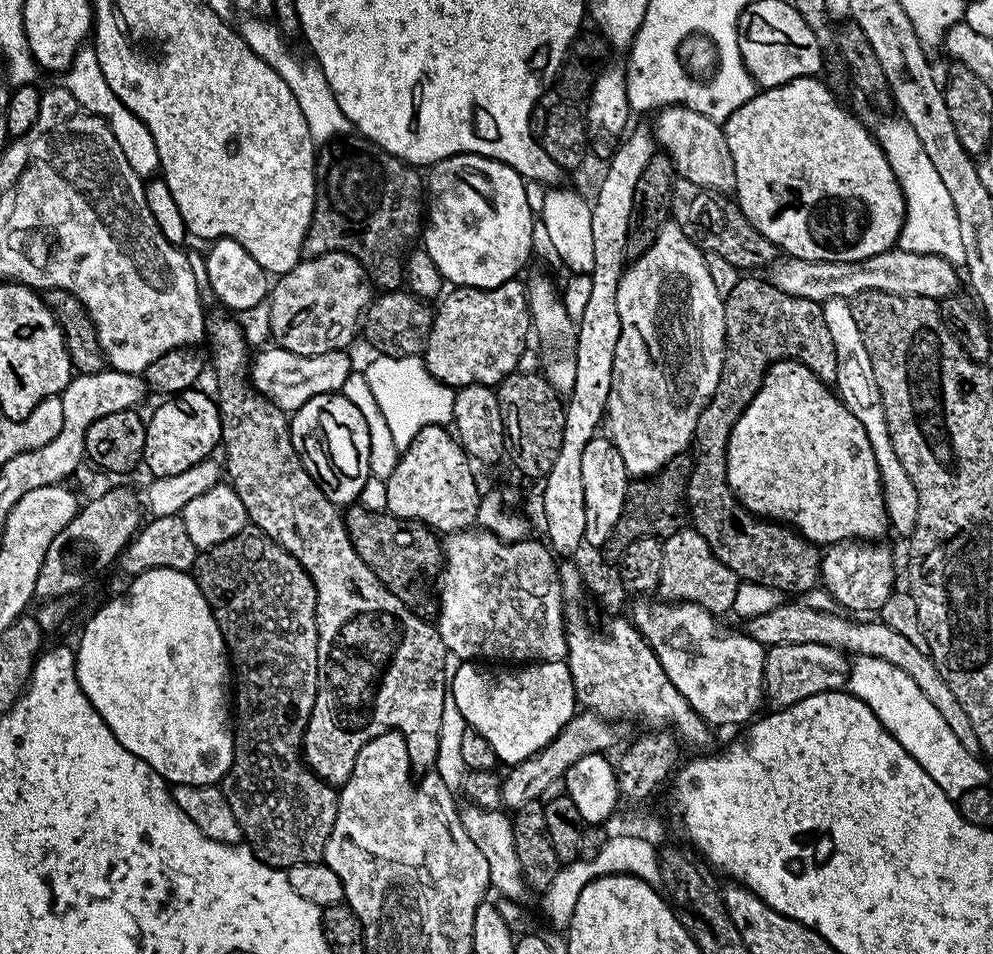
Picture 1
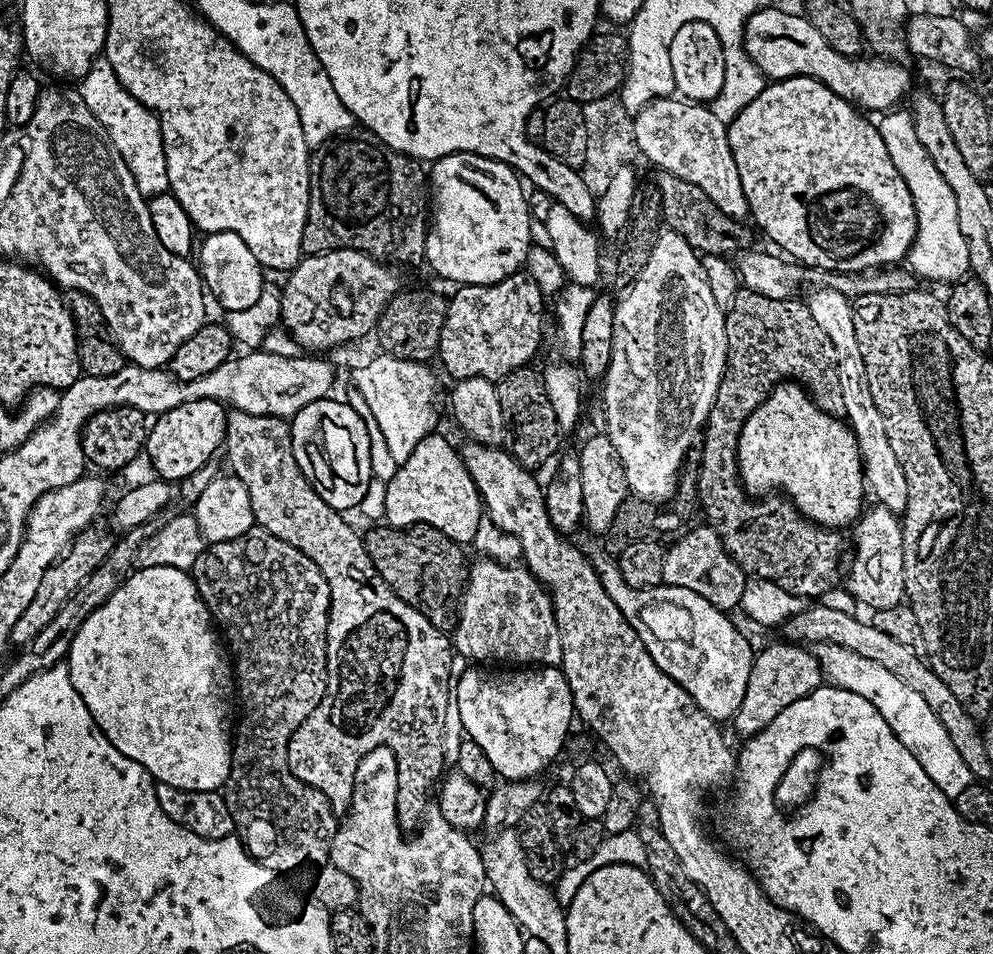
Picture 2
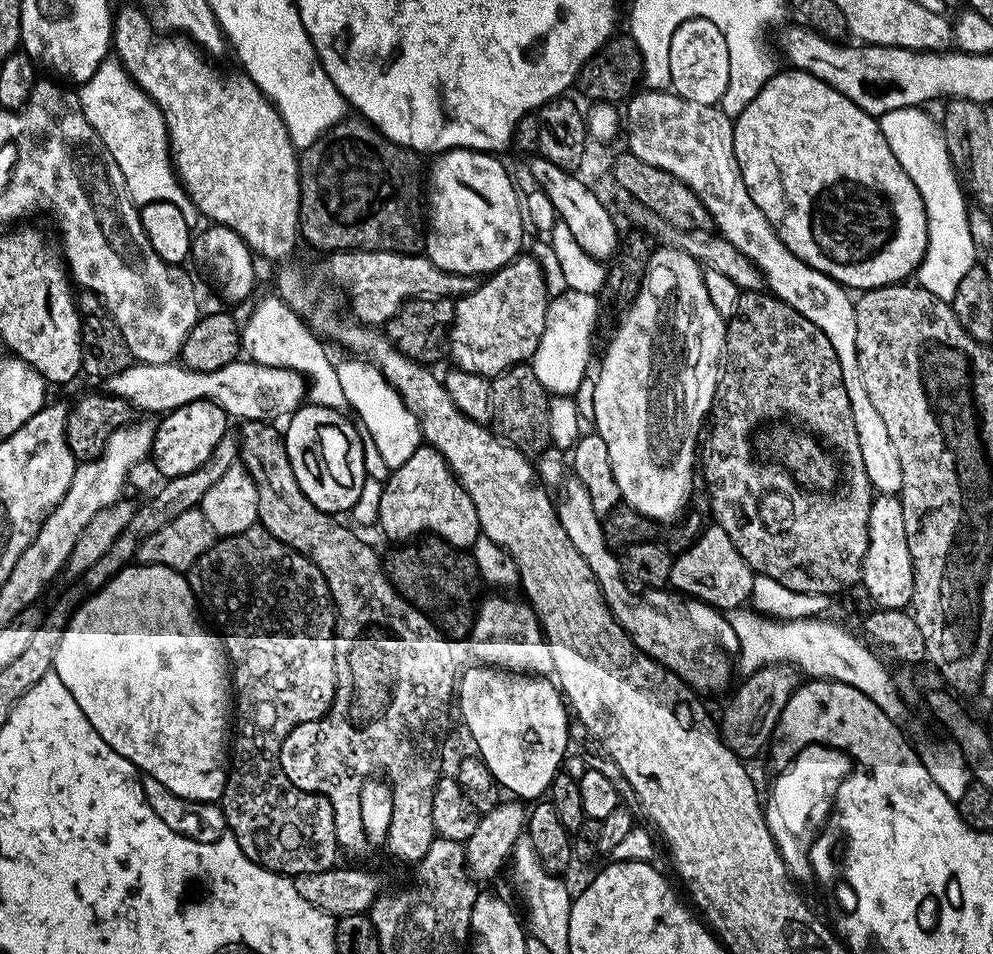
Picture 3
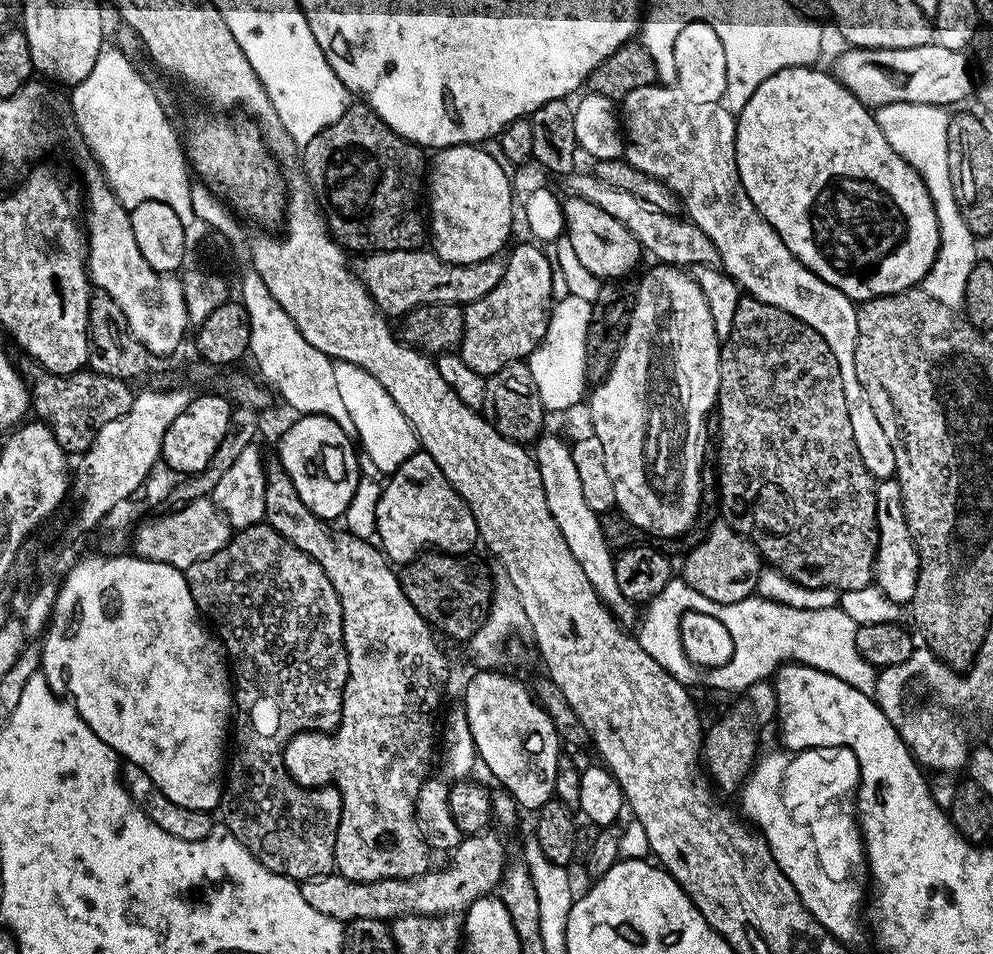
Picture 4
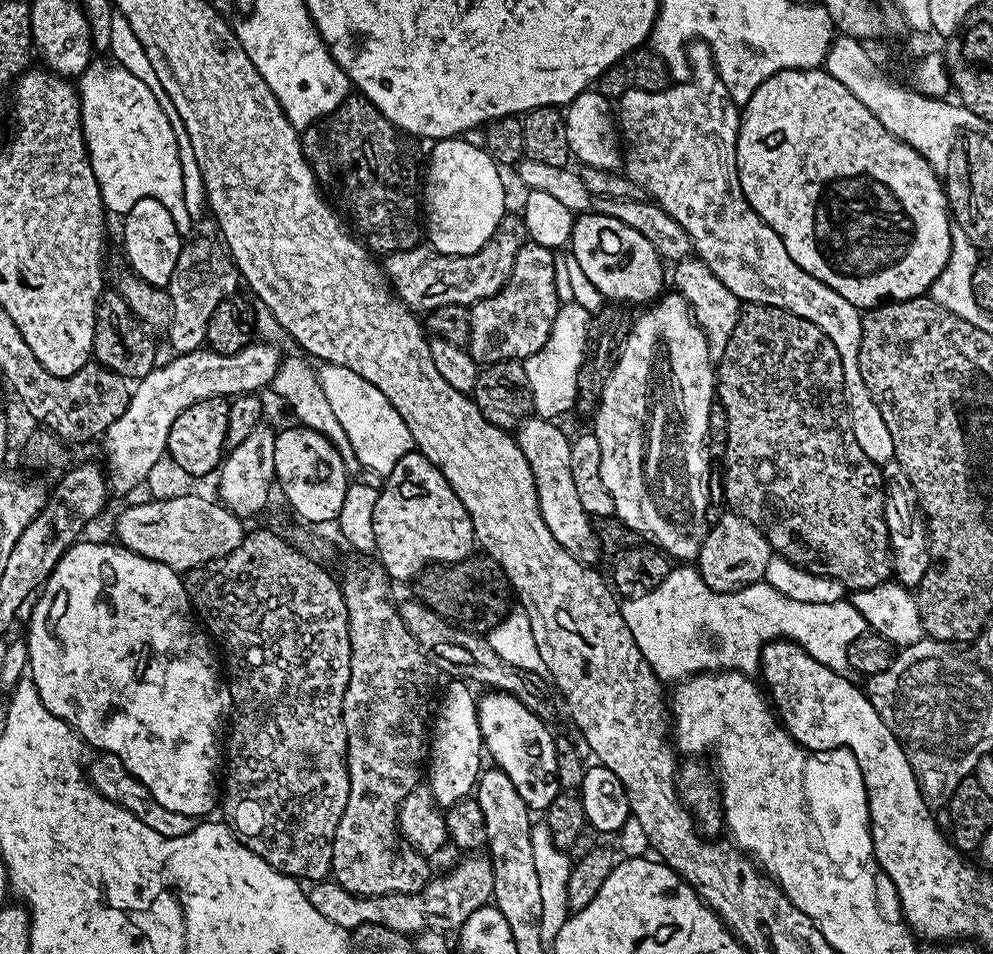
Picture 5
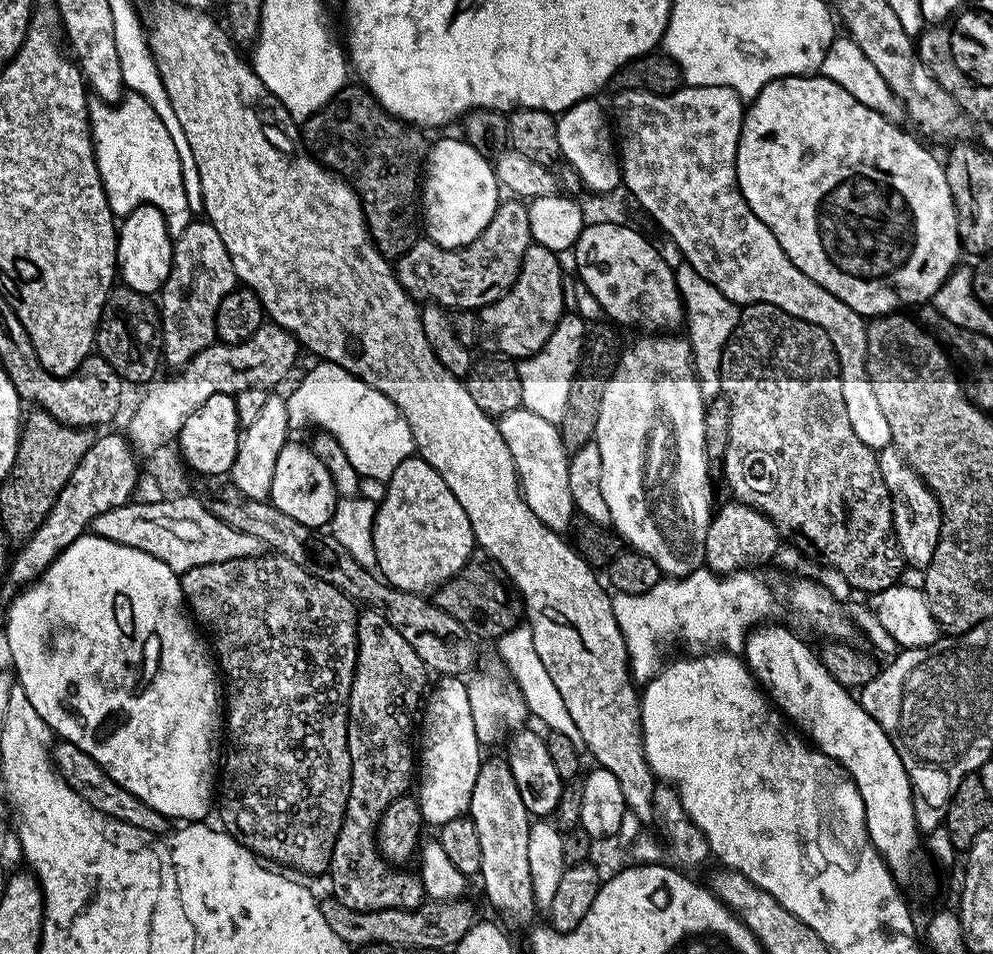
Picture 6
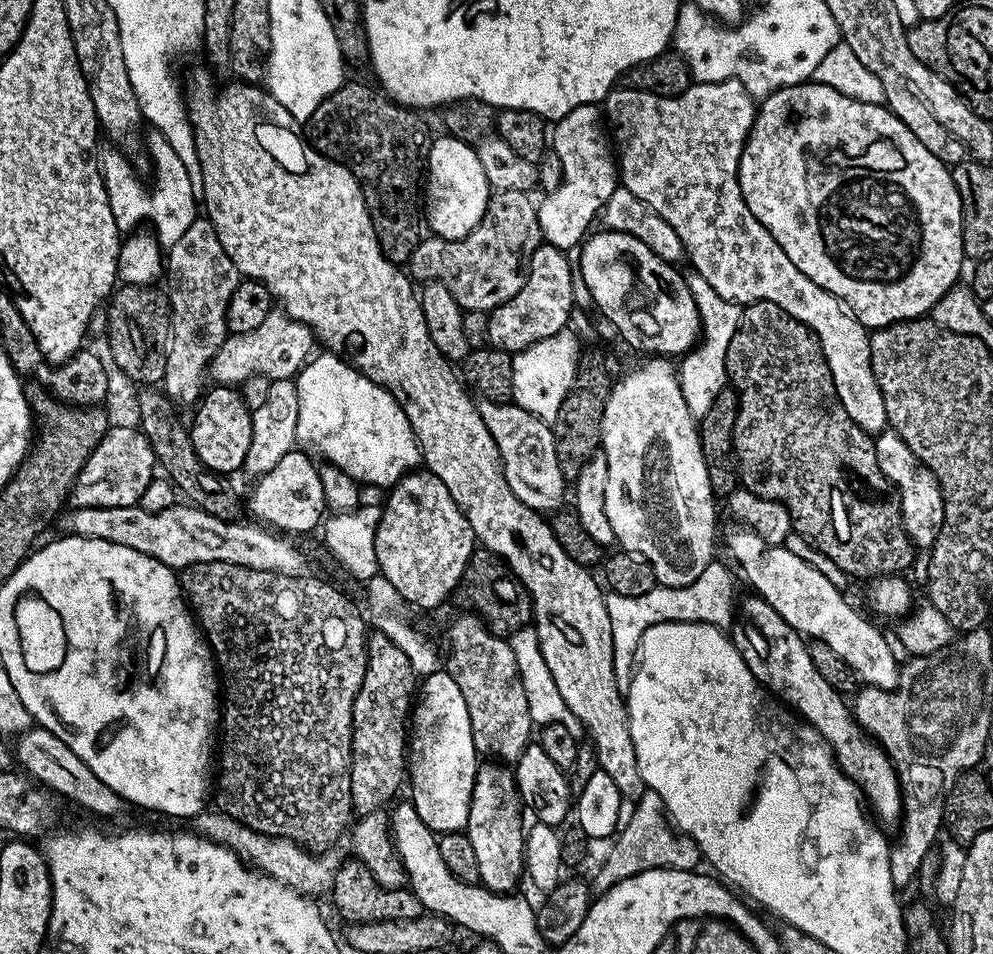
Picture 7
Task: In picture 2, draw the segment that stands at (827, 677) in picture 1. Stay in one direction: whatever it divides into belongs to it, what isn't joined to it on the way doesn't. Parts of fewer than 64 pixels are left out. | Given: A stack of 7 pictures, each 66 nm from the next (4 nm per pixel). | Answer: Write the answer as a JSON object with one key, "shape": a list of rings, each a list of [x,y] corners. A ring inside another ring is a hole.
{"shape":[[[791,642],[772,644],[755,653],[752,657],[750,682],[746,684],[746,698],[742,698],[742,706],[738,706],[736,715],[730,724],[741,732],[744,738],[757,736],[786,706],[798,702],[798,698],[806,698],[815,688],[821,687],[822,669],[815,651]]]}

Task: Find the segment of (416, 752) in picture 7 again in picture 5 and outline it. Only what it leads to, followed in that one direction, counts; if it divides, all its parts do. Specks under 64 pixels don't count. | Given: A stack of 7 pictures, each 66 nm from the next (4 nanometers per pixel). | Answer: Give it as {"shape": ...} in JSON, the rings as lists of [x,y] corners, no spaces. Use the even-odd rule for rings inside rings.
{"shape":[[[459,678],[449,679],[447,683],[440,709],[437,712],[435,709],[430,724],[430,759],[426,764],[426,785],[437,805],[444,810],[473,795],[482,771],[480,752],[482,756],[484,748],[484,736],[480,733],[476,713],[477,693],[472,693],[473,689]]]}

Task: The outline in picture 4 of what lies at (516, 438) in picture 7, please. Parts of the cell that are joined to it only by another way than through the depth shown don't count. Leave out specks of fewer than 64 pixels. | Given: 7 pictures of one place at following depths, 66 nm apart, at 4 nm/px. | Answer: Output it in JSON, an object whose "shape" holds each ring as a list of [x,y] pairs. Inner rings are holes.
{"shape":[[[541,435],[534,444],[534,459],[542,478],[546,506],[554,522],[558,522],[558,530],[562,530],[562,538],[566,546],[570,546],[570,554],[574,554],[578,566],[586,570],[586,578],[590,578],[590,586],[594,586],[600,599],[621,624],[635,625],[638,620],[637,605],[627,600],[622,590],[618,590],[618,578],[614,574],[616,565],[614,552],[608,547],[606,538],[602,534],[600,516],[594,510],[590,510],[585,496],[582,495],[582,482],[578,479],[578,470],[574,467],[572,449],[566,440],[564,442],[556,436],[548,435]]]}

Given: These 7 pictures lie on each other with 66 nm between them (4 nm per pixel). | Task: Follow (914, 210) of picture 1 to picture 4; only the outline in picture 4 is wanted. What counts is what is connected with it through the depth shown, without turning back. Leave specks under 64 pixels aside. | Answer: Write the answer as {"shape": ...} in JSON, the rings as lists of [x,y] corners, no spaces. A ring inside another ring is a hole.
{"shape":[[[894,102],[874,112],[882,134],[886,134],[886,142],[894,146],[894,150],[922,178],[930,198],[934,202],[934,212],[938,218],[940,245],[932,269],[924,275],[922,287],[930,298],[938,298],[946,306],[959,309],[966,294],[966,278],[970,278],[970,270],[977,262],[977,237],[973,236],[966,218],[962,218],[962,210],[958,210],[958,202],[954,198],[954,186],[950,182],[950,158],[948,157],[948,122],[950,112],[944,106],[915,104],[914,102]]]}

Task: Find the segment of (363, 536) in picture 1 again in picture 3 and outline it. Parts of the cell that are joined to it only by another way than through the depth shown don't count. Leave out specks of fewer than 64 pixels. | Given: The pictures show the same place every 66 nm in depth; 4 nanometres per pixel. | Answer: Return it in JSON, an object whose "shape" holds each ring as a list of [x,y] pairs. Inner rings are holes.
{"shape":[[[431,534],[393,548],[396,549],[389,554],[388,560],[386,556],[386,571],[396,593],[428,617],[449,640],[459,642],[463,636],[465,639],[476,621],[475,611],[482,596],[480,571],[471,554],[457,551],[439,536]]]}

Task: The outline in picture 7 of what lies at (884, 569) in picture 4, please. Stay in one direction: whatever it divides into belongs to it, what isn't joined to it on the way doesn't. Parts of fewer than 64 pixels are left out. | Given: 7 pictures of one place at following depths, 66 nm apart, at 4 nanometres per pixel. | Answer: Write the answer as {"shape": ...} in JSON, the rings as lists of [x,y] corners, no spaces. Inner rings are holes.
{"shape":[[[885,430],[875,437],[875,441],[878,466],[900,497],[902,526],[910,542],[917,549],[931,549],[944,521],[944,499],[938,478],[934,478],[934,474],[918,458],[918,454],[914,454],[914,450],[910,450],[910,446],[906,446],[906,442],[902,442],[902,438],[896,432]]]}

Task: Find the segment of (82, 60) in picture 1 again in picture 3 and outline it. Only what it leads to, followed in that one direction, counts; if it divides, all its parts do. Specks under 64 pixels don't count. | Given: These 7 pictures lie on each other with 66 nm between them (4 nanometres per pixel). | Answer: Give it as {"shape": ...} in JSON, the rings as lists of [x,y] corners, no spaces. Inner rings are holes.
{"shape":[[[115,58],[104,59],[93,77],[79,85],[82,110],[86,114],[86,122],[94,126],[98,138],[108,148],[108,153],[118,162],[118,170],[122,170],[122,178],[126,178],[126,186],[130,190],[130,198],[137,206],[149,206],[156,203],[173,203],[185,215],[189,222],[197,219],[198,213],[192,199],[184,193],[184,188],[176,178],[176,169],[172,166],[172,153],[168,147],[168,127],[164,115],[140,87],[128,77],[128,72]]]}

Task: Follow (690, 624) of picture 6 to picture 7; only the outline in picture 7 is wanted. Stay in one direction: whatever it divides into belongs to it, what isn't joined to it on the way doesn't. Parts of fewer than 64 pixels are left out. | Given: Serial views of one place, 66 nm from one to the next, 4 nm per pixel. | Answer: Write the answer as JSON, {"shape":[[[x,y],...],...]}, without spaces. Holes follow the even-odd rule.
{"shape":[[[719,562],[708,564],[706,570],[702,570],[702,574],[694,578],[694,582],[690,582],[690,586],[681,588],[657,586],[654,590],[650,590],[650,594],[637,596],[623,596],[617,592],[608,592],[604,601],[606,610],[610,614],[610,630],[614,634],[614,674],[618,678],[624,676],[624,659],[627,656],[637,655],[642,634],[655,624],[698,622],[699,624],[715,624],[721,630],[727,629],[733,623],[734,605],[738,600],[736,580],[732,577],[733,569],[729,568]]]}

